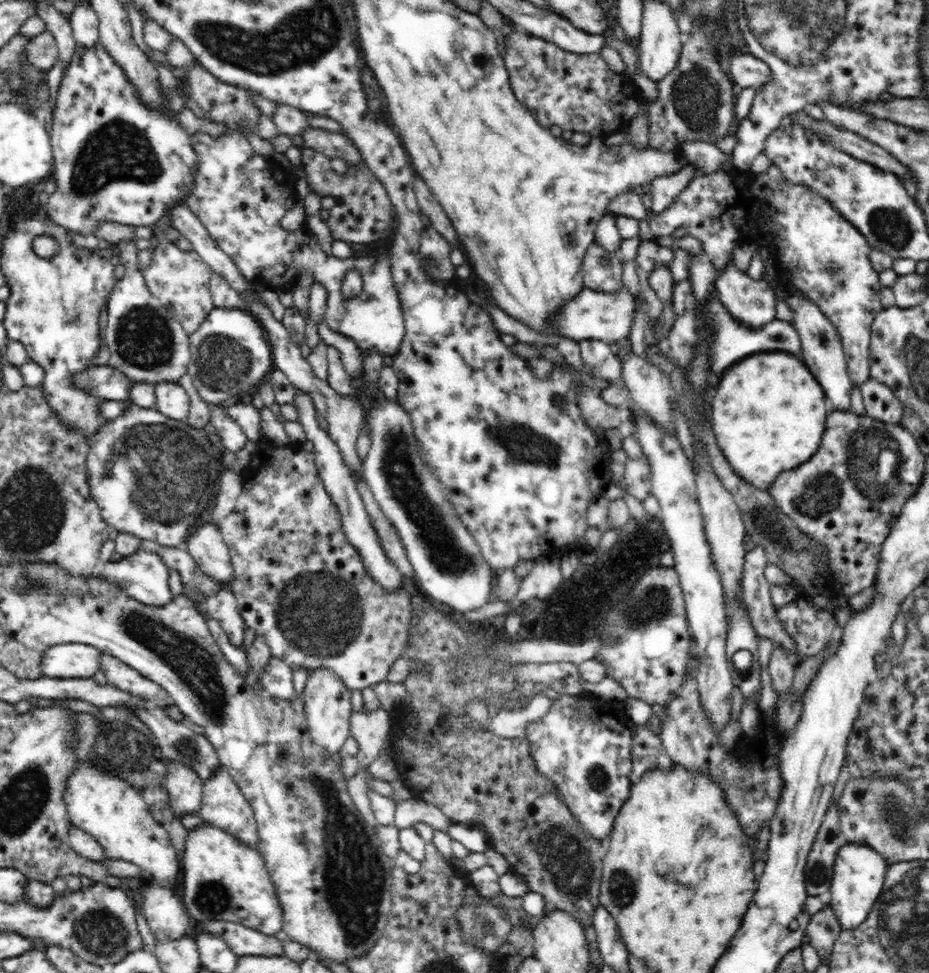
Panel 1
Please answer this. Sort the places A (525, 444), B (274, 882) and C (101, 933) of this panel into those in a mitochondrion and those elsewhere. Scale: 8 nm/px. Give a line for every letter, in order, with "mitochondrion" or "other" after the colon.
A: mitochondrion
B: other
C: mitochondrion

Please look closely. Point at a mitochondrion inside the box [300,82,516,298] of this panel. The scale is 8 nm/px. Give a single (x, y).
(433, 266)

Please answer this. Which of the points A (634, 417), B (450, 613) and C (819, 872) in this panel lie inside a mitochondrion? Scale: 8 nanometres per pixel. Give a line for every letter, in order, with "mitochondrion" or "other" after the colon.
A: other
B: other
C: mitochondrion

